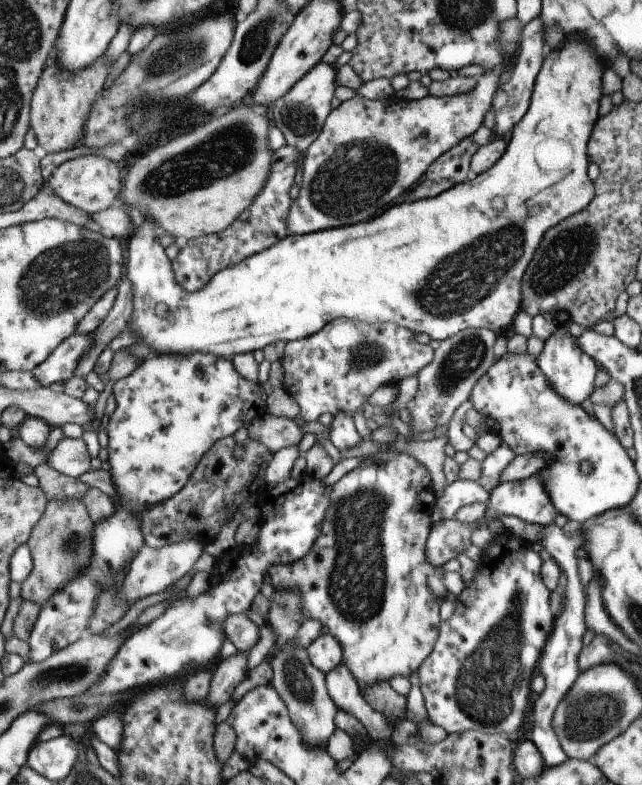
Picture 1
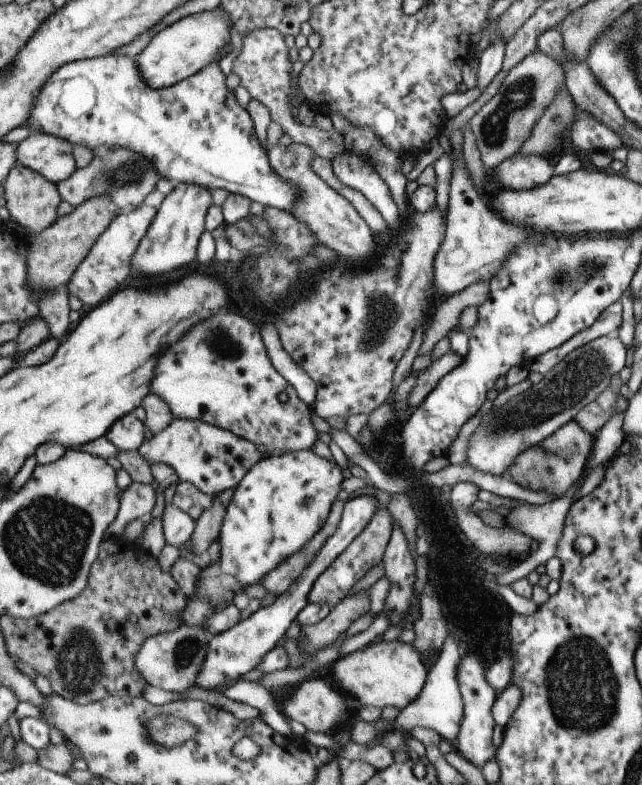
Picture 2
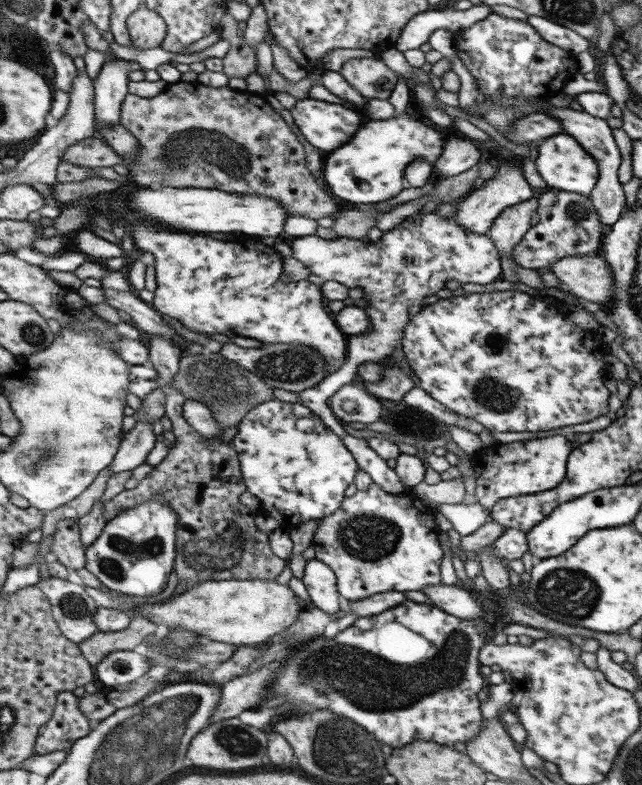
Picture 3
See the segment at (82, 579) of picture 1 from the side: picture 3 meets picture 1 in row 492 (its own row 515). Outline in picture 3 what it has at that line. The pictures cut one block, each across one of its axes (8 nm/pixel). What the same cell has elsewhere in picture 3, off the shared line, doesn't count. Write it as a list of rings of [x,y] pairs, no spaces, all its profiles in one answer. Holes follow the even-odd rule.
[[[151,499],[127,508],[107,521],[99,536],[84,548],[85,570],[91,572],[102,587],[119,592],[121,595],[150,597],[161,593],[166,587],[169,572],[174,570],[177,522],[179,520],[173,513],[173,508],[169,508],[160,499]]]

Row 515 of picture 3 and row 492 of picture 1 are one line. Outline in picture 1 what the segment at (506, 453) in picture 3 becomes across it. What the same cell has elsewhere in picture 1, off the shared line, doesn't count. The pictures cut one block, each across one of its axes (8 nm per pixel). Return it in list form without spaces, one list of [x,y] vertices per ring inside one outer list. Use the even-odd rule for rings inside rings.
[[[501,441],[497,449],[486,455],[480,462],[481,475],[477,483],[486,493],[498,486],[502,471],[514,460],[515,456],[513,450]]]

